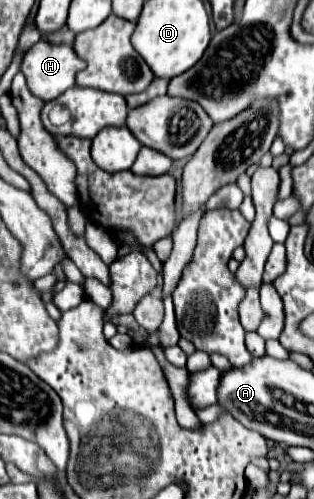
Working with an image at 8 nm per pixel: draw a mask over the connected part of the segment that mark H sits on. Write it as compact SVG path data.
M39 40L39 44L35 44L35 48L31 48L31 52L27 52L27 60L23 60L23 64L21 64L21 72L27 78L27 86L43 102L55 100L67 88L75 86L75 74L83 68L85 68L85 60L81 60L75 54L73 44L51 44L47 40Z

